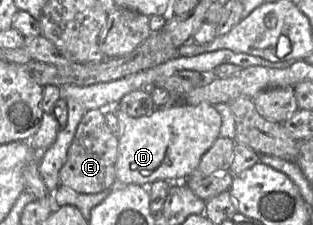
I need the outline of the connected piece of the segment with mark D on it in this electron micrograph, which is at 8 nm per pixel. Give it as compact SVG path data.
M201 102L197 105L180 105L170 108L156 108L150 115L131 117L119 109L118 103L112 106L123 123L119 138L118 160L116 165L116 184L137 184L149 187L157 180L184 182L196 170L201 157L220 136L222 118L213 104Z

